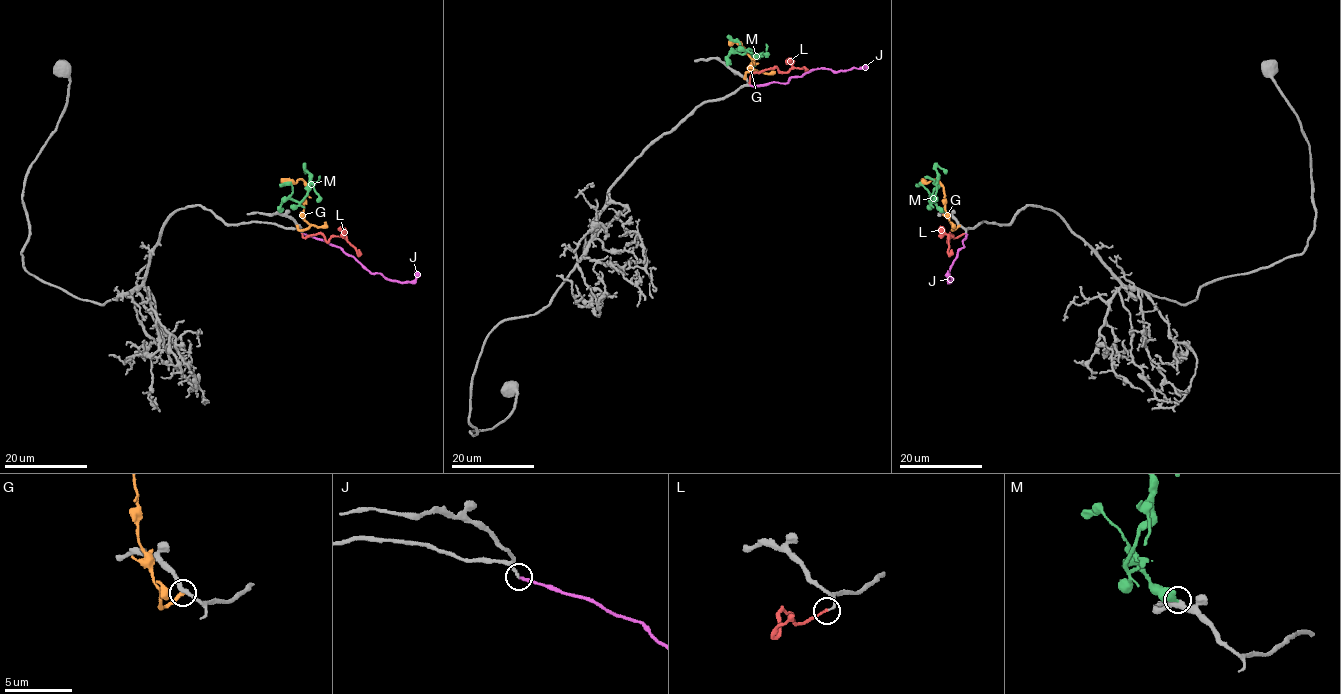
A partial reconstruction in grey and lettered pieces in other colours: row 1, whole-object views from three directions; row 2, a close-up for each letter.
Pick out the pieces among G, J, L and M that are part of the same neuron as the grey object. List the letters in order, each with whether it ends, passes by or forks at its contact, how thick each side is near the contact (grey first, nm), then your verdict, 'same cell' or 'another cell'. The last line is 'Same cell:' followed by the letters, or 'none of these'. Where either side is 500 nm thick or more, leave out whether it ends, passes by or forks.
G: it ends | 280/280 nm | another cell
J: it ends | 200/200 nm | another cell
L: it ends | 180/180 nm | another cell
M: 340/550 nm | same cell
Same cell: M

